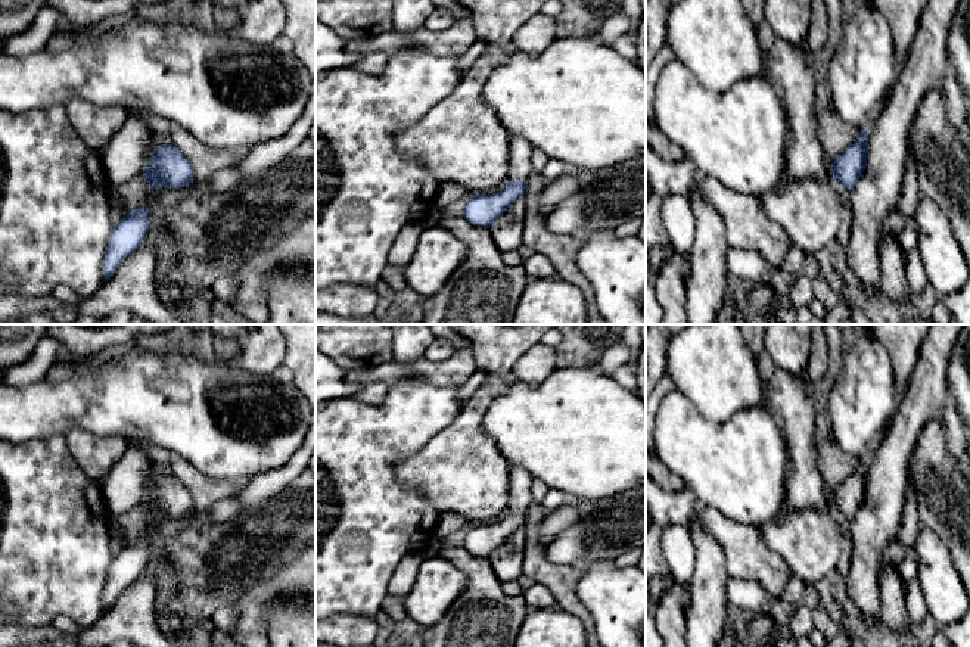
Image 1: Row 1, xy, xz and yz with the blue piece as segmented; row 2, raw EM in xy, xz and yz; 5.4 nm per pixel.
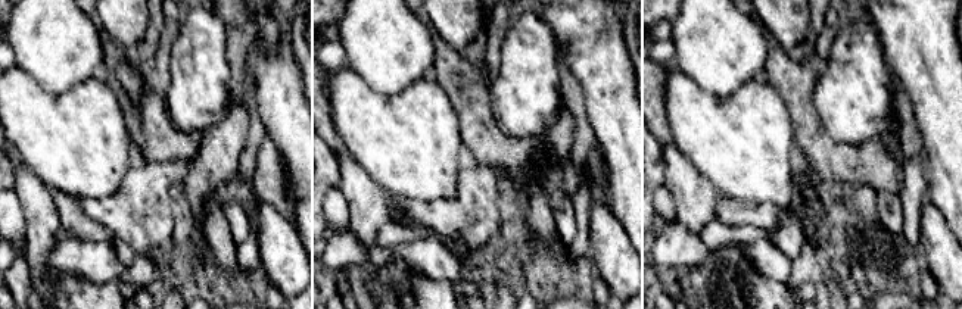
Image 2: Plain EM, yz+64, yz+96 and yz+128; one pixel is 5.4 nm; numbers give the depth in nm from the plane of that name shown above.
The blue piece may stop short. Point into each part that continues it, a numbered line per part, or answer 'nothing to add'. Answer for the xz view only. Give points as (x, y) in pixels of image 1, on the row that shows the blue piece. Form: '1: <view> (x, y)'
1: xz (519, 158)

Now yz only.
1: yz (808, 210)

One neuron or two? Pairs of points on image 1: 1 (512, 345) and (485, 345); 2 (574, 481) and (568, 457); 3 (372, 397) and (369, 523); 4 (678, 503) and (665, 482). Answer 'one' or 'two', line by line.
1: one
2: one
3: two
4: two

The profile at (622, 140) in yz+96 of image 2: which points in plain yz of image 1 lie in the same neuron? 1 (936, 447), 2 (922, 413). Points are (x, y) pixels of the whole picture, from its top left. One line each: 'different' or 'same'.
1: different
2: different

